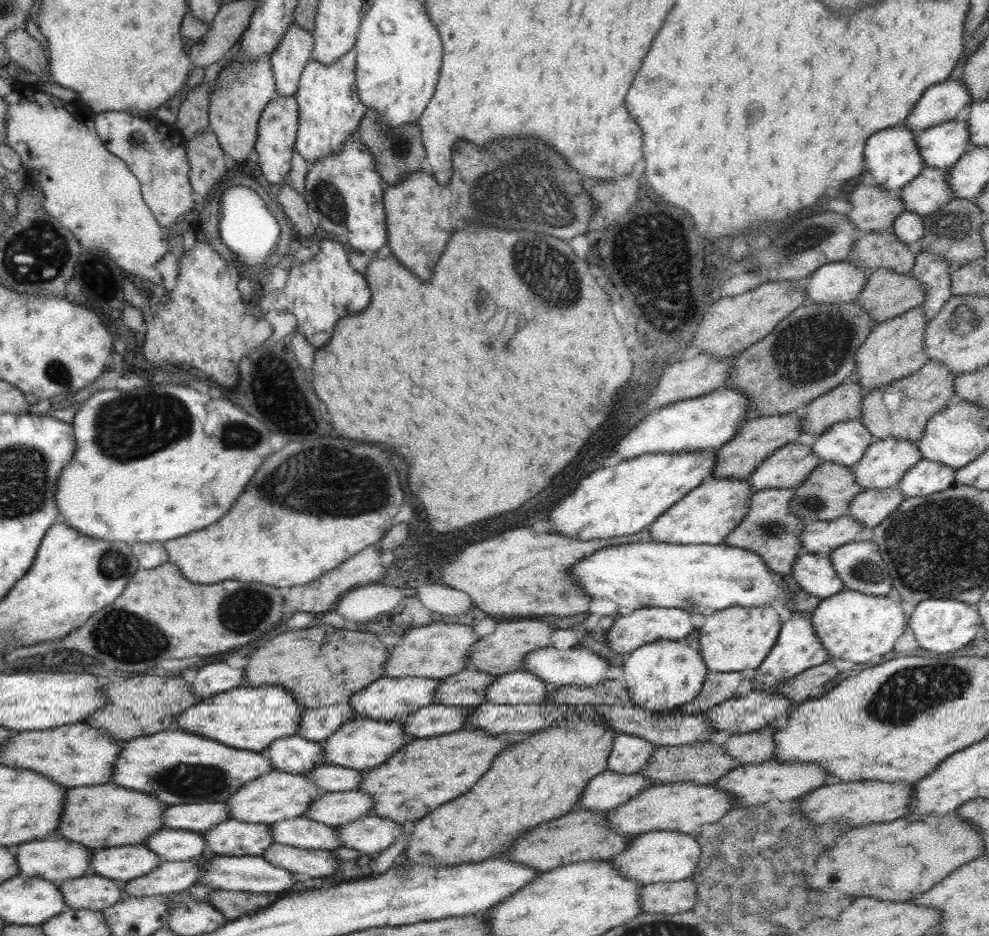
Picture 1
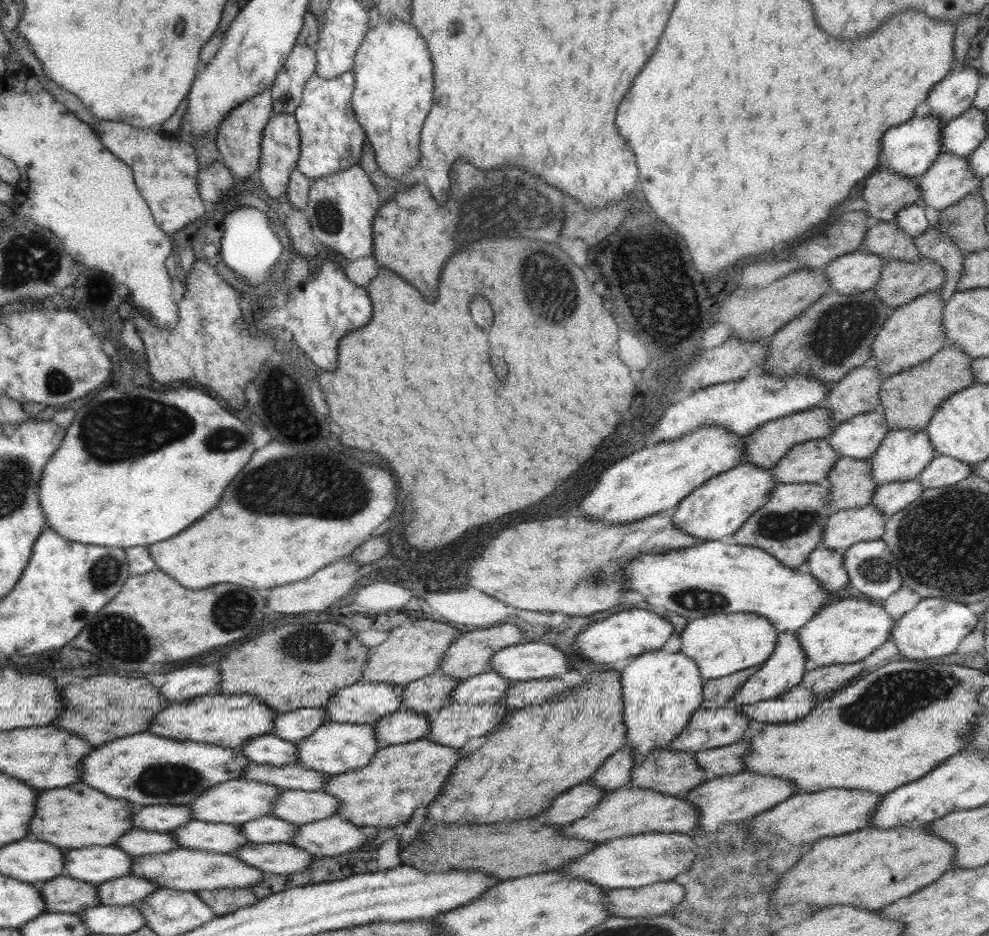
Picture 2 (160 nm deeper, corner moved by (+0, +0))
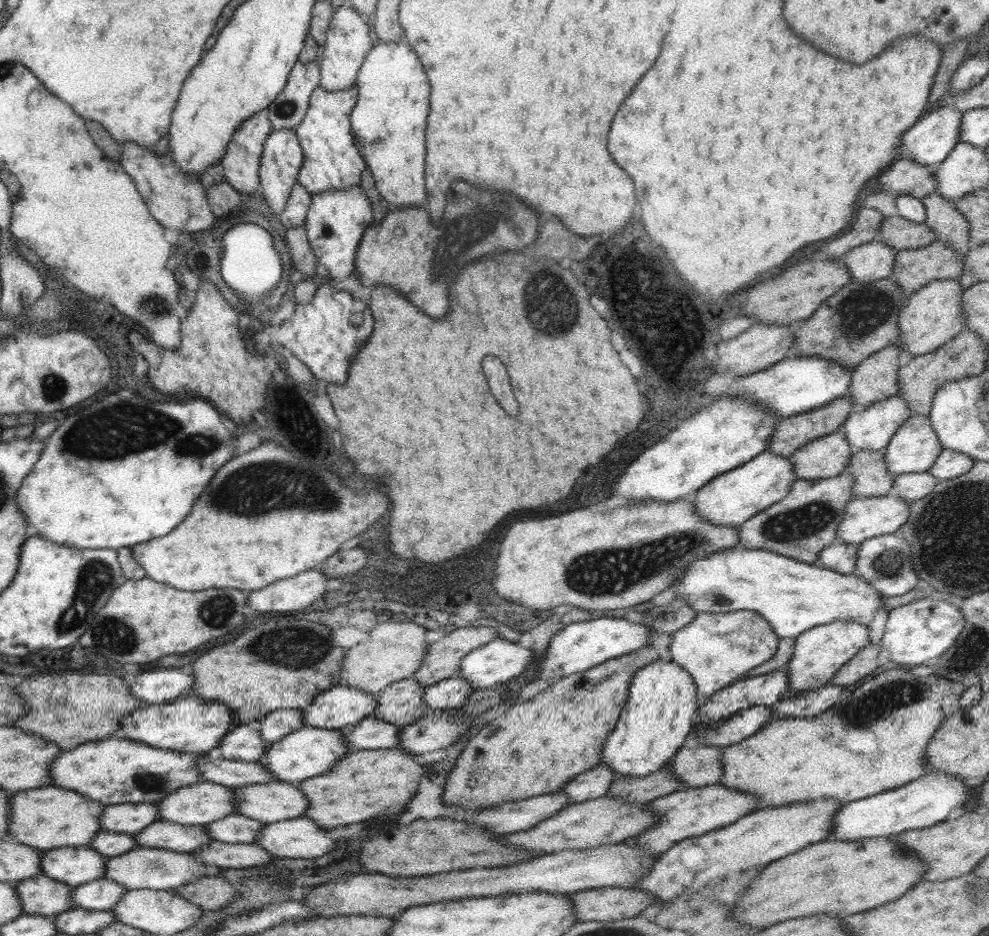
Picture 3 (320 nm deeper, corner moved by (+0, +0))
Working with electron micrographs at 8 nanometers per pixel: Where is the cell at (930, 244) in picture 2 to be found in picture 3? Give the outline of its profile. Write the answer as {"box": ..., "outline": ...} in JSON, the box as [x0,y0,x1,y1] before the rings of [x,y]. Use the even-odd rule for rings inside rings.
{"box":[921,193,972,255],"outline":[[[930,193],[921,198],[927,219],[925,223],[937,236],[938,242],[948,244],[956,254],[964,255],[972,249],[969,224],[954,202],[946,200],[940,193]]]}

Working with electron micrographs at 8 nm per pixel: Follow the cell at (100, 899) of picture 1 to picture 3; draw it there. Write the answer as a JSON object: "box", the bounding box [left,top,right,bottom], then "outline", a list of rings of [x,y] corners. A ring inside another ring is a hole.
{"box":[13,873,74,915],"outline":[[[40,873],[28,880],[16,882],[13,884],[17,892],[22,910],[28,915],[57,915],[58,913],[74,908],[71,892],[73,887],[65,883],[58,883],[56,880],[48,878],[48,876]]]}

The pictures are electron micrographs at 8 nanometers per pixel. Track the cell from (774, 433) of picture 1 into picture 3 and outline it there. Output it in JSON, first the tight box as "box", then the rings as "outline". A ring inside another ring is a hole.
{"box":[767,394,854,457],"outline":[[[846,394],[823,407],[780,418],[775,424],[767,450],[791,457],[805,443],[840,430],[854,405],[850,395]]]}

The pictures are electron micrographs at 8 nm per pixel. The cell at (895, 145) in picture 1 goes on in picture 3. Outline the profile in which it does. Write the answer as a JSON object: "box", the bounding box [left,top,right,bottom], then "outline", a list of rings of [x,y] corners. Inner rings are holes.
{"box":[901,107,962,170],"outline":[[[953,107],[940,108],[936,112],[924,114],[901,136],[901,156],[910,157],[916,164],[920,163],[924,168],[937,170],[939,164],[959,144],[960,119],[962,113]]]}

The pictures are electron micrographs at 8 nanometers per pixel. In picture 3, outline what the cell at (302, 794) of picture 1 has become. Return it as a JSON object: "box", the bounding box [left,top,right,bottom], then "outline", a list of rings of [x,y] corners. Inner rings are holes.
{"box":[156,780,238,826],"outline":[[[200,780],[187,787],[177,788],[176,791],[167,794],[156,805],[159,810],[159,818],[162,821],[204,826],[213,820],[224,818],[232,813],[238,813],[237,808],[235,808],[236,803],[233,787]]]}

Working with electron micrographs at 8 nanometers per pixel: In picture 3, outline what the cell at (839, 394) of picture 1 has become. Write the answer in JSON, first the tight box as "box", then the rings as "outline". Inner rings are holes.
{"box":[848,345,900,406],"outline":[[[890,345],[871,354],[852,370],[848,395],[856,406],[870,406],[899,394],[900,354],[900,345]]]}

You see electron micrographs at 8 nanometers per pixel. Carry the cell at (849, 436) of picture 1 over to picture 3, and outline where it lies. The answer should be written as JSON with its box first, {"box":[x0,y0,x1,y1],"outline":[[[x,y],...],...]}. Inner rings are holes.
{"box":[840,395,911,451],"outline":[[[896,395],[870,406],[853,406],[840,430],[854,450],[879,451],[888,446],[892,435],[911,417],[908,403]]]}

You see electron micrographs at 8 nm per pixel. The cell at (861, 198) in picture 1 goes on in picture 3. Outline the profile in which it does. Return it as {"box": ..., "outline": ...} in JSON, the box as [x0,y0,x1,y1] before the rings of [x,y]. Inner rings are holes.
{"box":[880,156,938,199],"outline":[[[906,156],[894,160],[890,170],[880,176],[881,191],[919,199],[938,192],[933,169],[924,168],[922,164],[914,161]]]}

